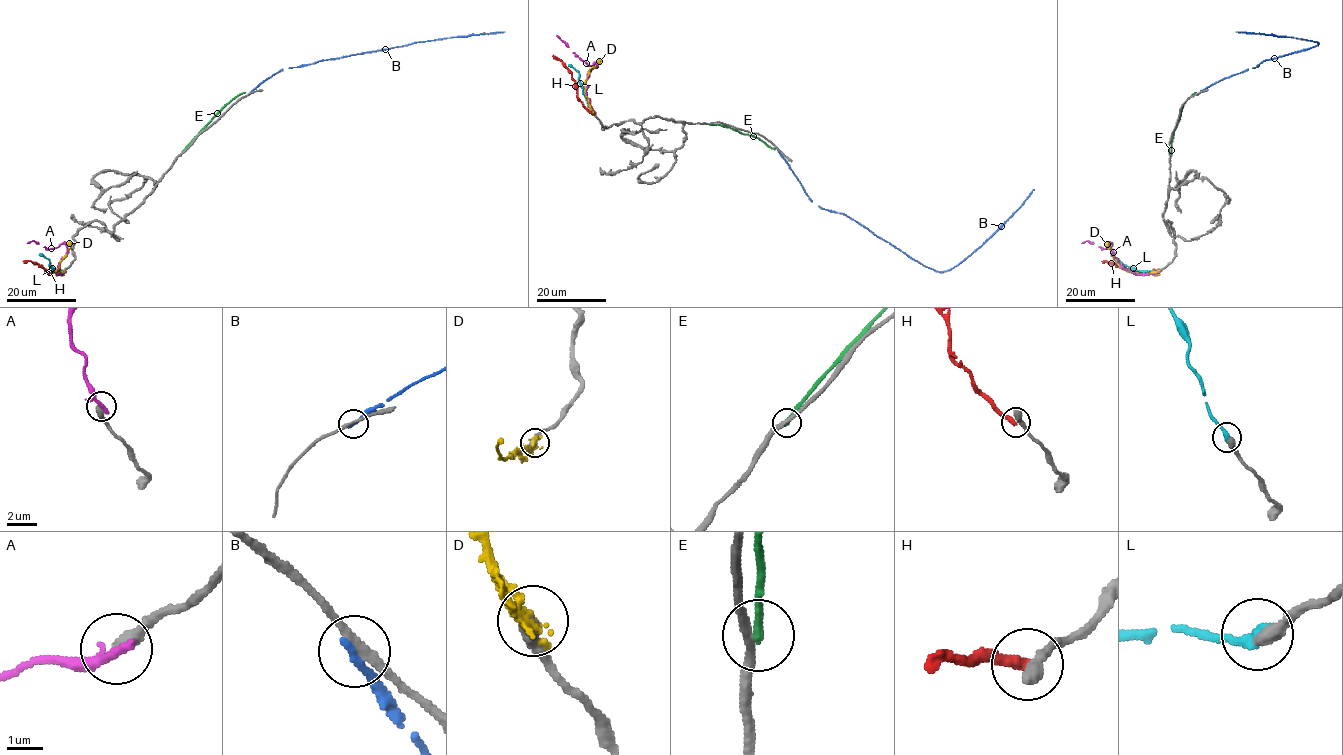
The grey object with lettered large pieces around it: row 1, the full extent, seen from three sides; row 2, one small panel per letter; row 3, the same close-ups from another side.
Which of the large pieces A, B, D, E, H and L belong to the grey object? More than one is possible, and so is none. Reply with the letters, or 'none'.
L

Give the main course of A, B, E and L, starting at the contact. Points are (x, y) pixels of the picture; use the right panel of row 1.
A: (1158, 272), (1134, 274), (1119, 263), (1109, 246), (1111, 244), (1103, 249), (1088, 241), (1081, 243)
B: (1197, 94), (1223, 78), (1255, 67), (1264, 60), (1318, 44), (1236, 31)
E: (1171, 154), (1171, 137), (1181, 109), (1196, 92)
L: (1158, 271), (1132, 270), (1111, 254)

